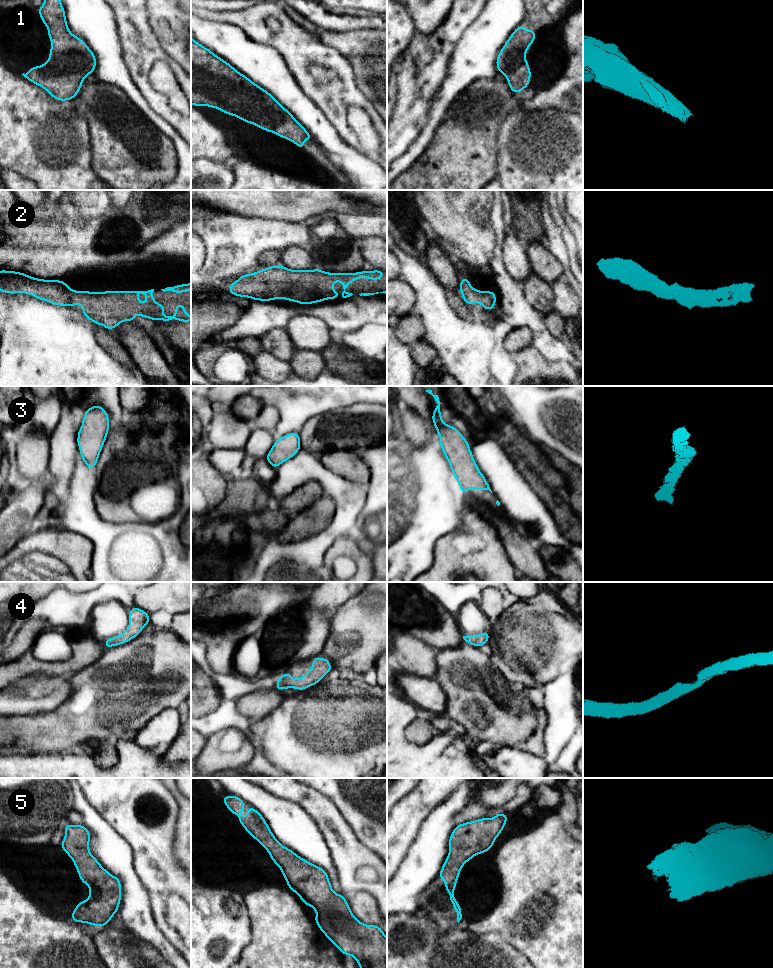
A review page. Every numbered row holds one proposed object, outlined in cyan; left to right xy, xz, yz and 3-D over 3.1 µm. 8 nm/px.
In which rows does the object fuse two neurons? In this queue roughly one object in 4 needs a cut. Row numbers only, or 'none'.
none

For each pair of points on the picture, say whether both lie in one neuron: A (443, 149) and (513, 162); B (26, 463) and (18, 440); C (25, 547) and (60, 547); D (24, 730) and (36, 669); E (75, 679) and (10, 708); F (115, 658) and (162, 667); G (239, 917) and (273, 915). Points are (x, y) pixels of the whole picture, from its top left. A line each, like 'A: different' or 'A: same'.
A: different
B: same
C: same
D: different
E: different
F: same
G: different

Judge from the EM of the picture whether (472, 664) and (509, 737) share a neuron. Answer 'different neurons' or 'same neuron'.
same neuron

